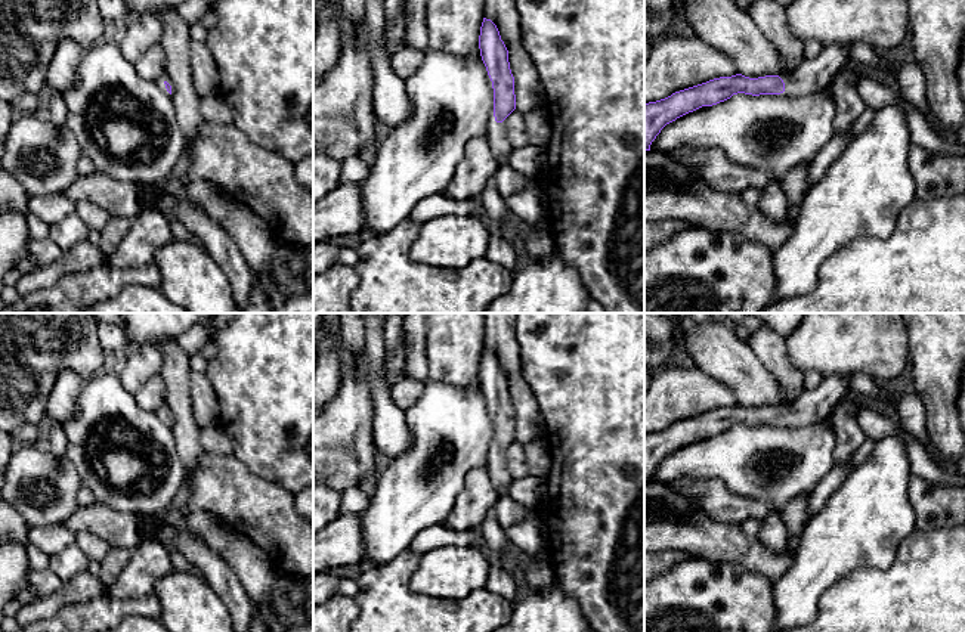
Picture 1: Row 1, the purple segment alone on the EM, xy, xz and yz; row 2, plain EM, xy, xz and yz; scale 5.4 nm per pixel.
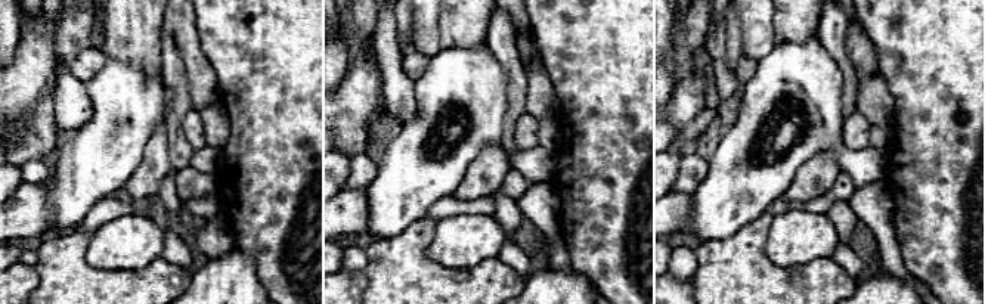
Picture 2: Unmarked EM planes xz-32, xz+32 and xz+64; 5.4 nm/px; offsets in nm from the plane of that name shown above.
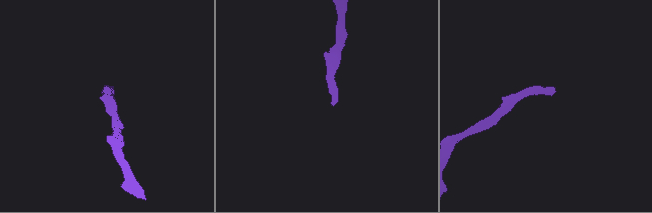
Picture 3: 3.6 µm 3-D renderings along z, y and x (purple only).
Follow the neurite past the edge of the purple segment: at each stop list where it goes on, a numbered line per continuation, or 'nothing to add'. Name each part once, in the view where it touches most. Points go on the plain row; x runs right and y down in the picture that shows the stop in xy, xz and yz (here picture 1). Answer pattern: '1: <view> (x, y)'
1: yz (812, 406)

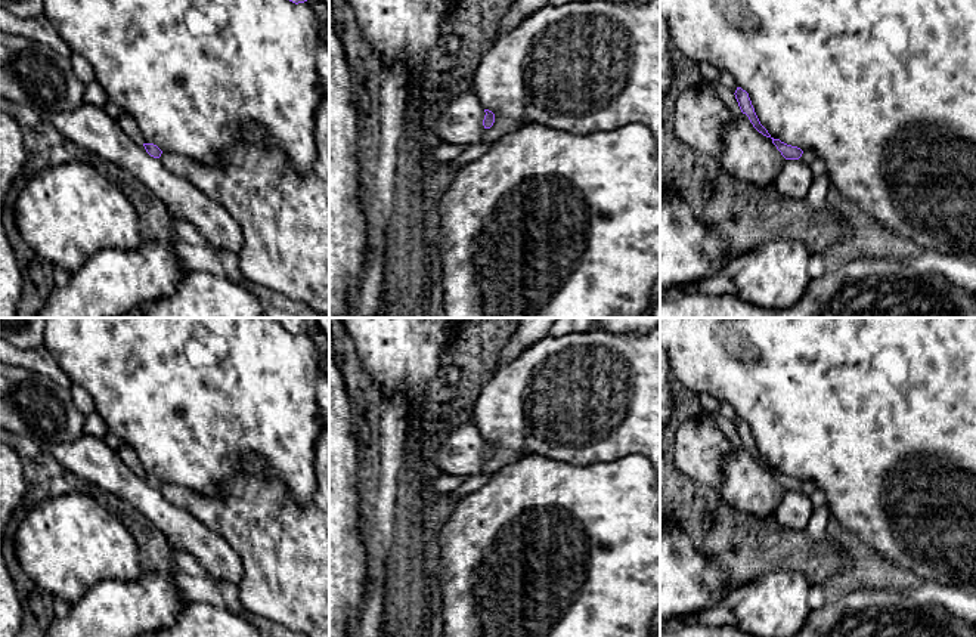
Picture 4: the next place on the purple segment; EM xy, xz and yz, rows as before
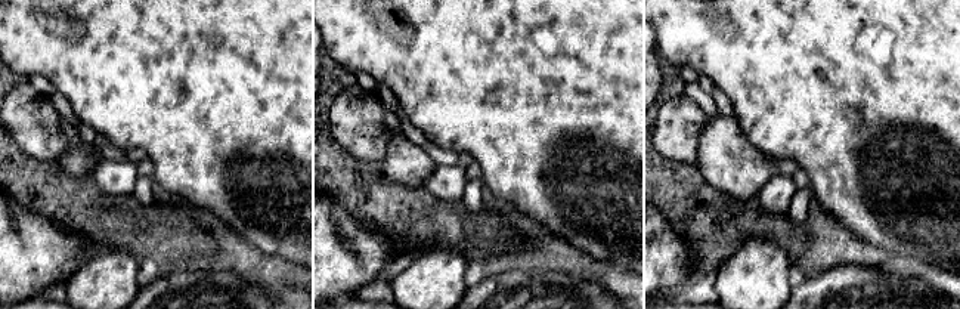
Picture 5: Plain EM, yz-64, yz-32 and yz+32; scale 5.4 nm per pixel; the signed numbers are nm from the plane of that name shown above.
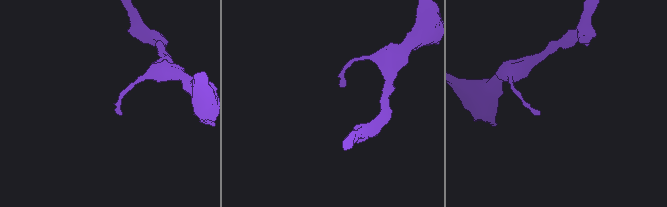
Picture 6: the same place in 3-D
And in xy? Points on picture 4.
nothing to add

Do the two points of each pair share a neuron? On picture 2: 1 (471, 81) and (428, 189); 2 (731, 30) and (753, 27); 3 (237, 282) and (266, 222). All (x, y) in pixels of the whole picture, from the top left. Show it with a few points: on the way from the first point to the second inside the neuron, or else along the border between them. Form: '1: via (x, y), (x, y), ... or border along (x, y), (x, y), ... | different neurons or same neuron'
1: via (477, 108), (477, 136), (452, 163) | same neuron
2: border along (737, 15), (742, 50), (745, 53) | different neurons
3: border along (237, 247), (253, 260), (256, 275), (265, 287) | different neurons

